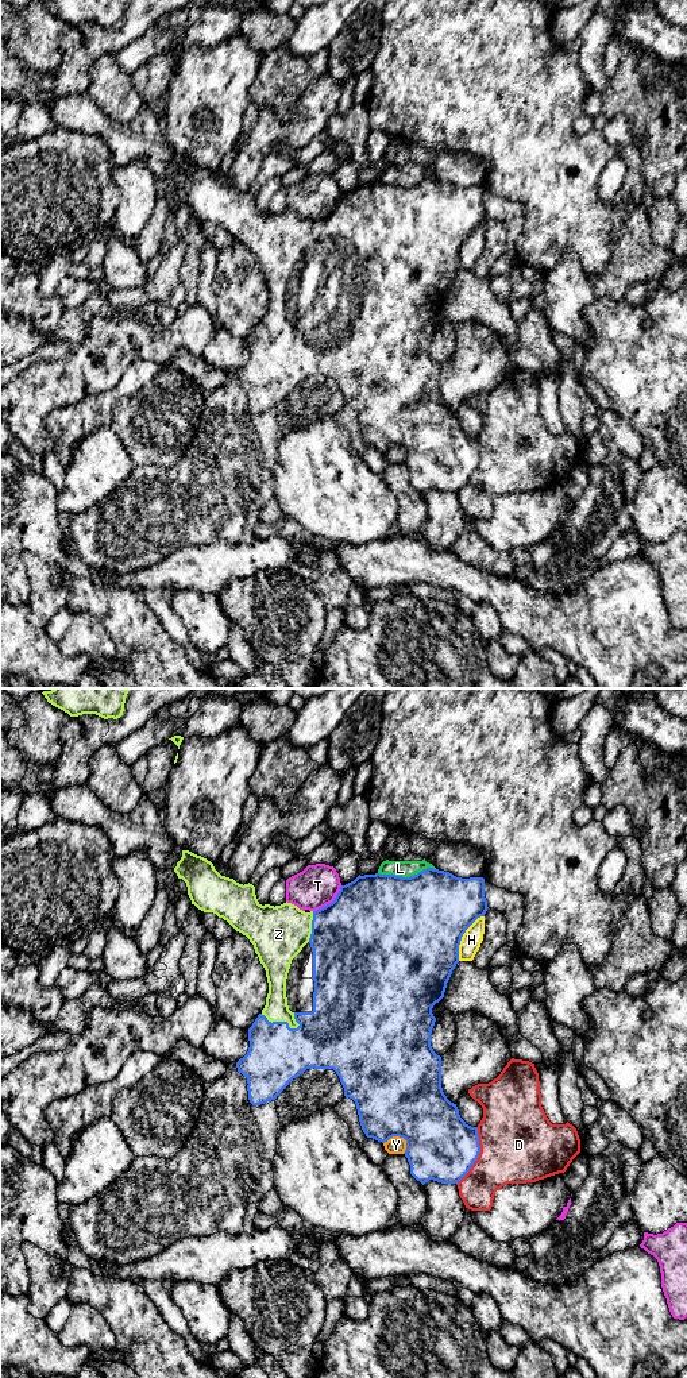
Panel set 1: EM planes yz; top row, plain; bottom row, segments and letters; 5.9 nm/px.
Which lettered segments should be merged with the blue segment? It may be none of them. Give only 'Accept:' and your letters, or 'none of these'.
Accept: Z

